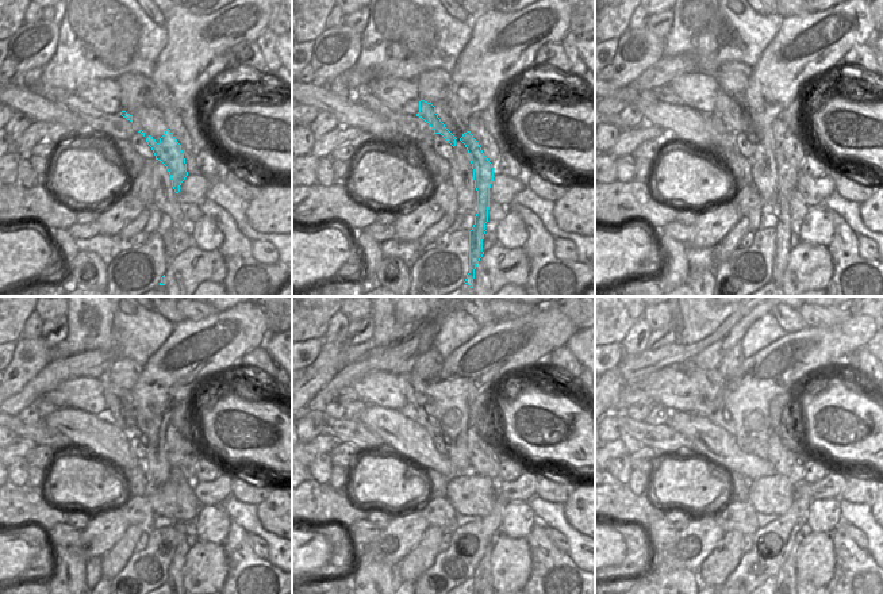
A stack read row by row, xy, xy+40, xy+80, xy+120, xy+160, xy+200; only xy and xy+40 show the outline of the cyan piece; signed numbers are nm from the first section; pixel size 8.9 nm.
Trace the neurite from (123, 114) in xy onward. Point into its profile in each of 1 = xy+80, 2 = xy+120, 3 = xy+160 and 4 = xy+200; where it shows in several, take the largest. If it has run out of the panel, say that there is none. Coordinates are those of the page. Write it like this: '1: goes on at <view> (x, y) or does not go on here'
1: goes on at xy+80 (736, 119)
2: goes on at xy+120 (119, 402)
3: goes on at xy+160 (415, 390)
4: goes on at xy+200 (709, 382)

